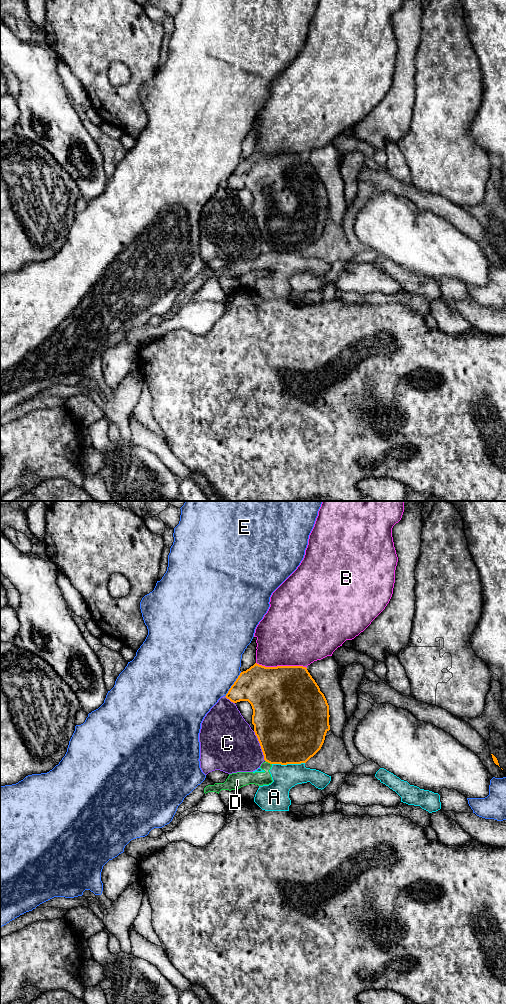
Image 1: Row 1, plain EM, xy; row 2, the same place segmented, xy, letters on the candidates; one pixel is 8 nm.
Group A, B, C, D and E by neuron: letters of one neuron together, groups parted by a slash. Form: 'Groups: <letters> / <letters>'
Groups: A D / B / C / E

